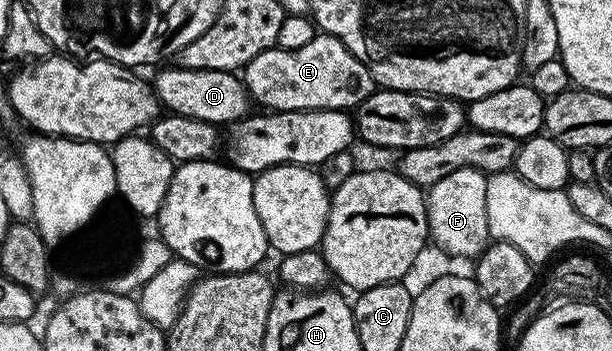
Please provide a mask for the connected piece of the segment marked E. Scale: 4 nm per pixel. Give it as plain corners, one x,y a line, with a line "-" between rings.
318,33
303,49
283,49
282,47
269,47
259,57
255,57
243,69
245,88
249,91
249,98
254,104
262,103
262,108
269,111
318,111
319,109
335,109
344,111
356,109
375,90
373,75
359,61
359,57
352,55
334,35

